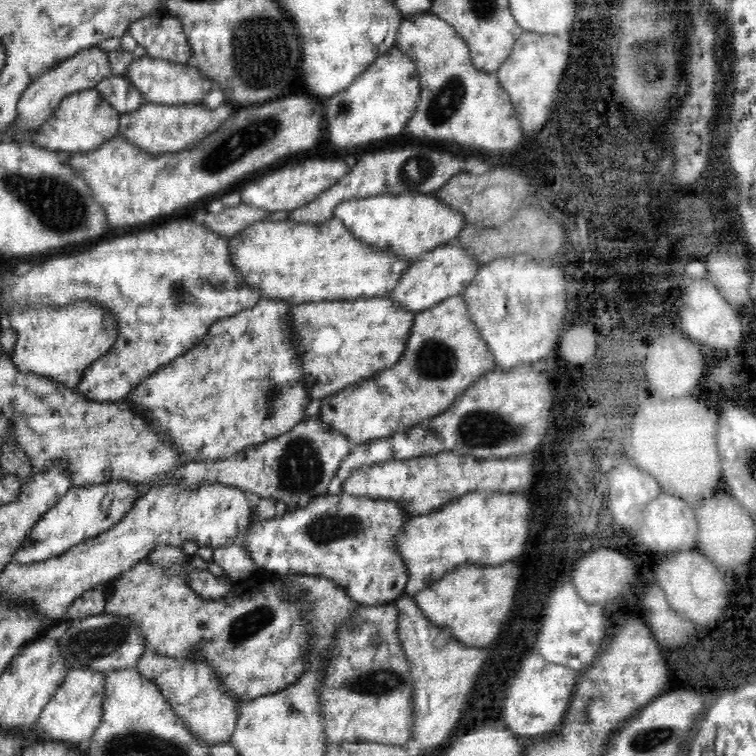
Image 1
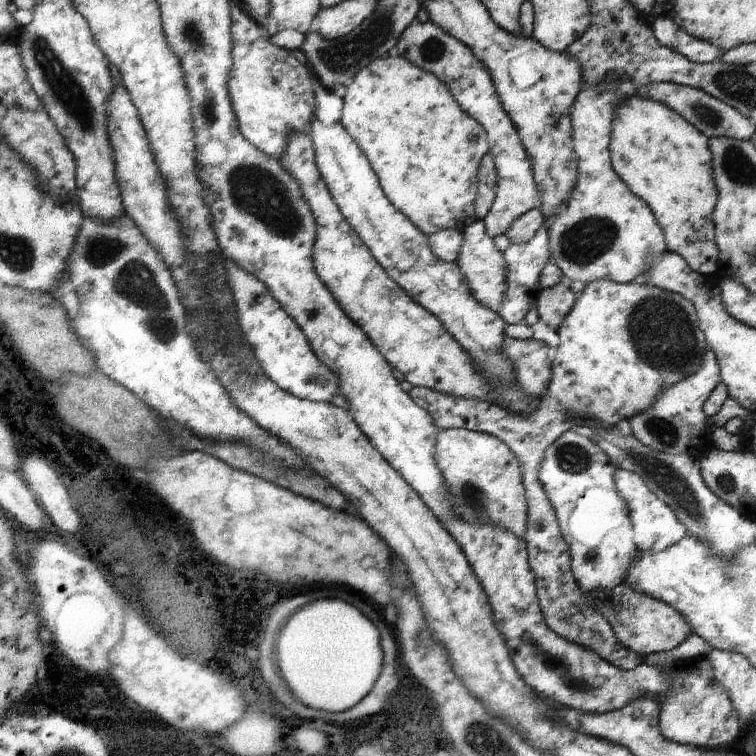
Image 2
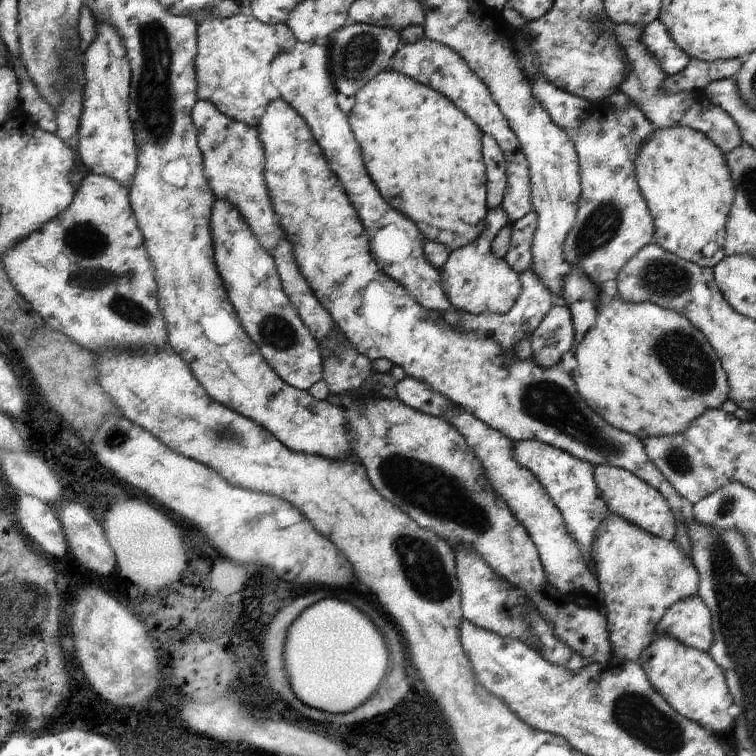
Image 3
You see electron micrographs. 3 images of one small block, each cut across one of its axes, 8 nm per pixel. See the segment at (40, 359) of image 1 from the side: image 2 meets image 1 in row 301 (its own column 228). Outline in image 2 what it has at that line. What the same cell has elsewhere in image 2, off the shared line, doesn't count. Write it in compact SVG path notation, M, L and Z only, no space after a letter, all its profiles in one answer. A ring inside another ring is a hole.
M235 5L229 8L229 16L231 70L227 74L227 94L229 94L231 110L235 114L243 138L246 138L259 152L279 161L287 144L287 134L291 134L292 131L307 133L307 126L313 118L315 101L311 80L308 79L309 72L305 70L305 64L297 62L287 49L269 44L270 36L266 30L245 9Z

